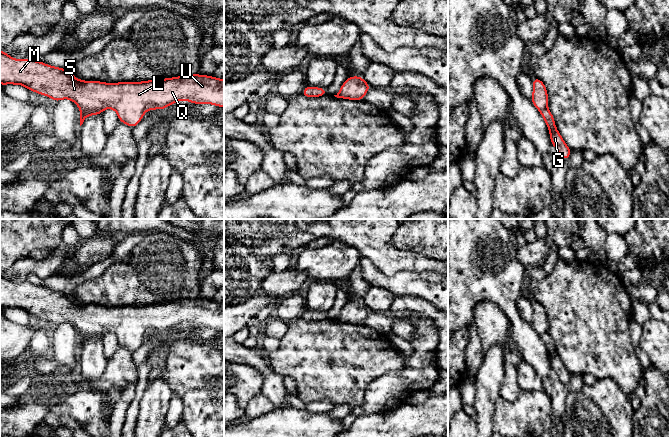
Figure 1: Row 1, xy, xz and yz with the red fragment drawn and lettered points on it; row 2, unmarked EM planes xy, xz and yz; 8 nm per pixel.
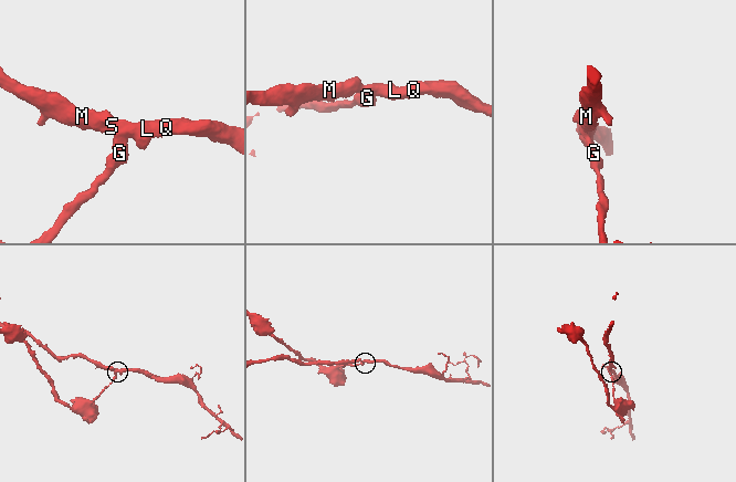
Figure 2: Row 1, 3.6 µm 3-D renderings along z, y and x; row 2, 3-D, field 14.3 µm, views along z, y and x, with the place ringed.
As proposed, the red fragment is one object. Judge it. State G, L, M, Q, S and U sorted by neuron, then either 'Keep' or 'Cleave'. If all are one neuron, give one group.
Groups: G / L M Q S U. Cleave

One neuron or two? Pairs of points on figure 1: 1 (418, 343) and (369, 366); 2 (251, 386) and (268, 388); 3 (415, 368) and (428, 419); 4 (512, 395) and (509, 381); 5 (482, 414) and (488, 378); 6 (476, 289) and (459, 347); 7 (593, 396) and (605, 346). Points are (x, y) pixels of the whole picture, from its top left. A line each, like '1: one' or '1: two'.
1: two
2: two
3: two
4: one
5: one
6: two
7: two

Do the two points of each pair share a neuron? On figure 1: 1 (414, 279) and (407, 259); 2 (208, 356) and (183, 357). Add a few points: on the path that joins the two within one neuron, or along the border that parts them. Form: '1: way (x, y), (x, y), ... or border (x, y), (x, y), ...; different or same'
1: border (435, 271), (396, 272), (388, 276); different
2: way (202, 357), (189, 357); same

